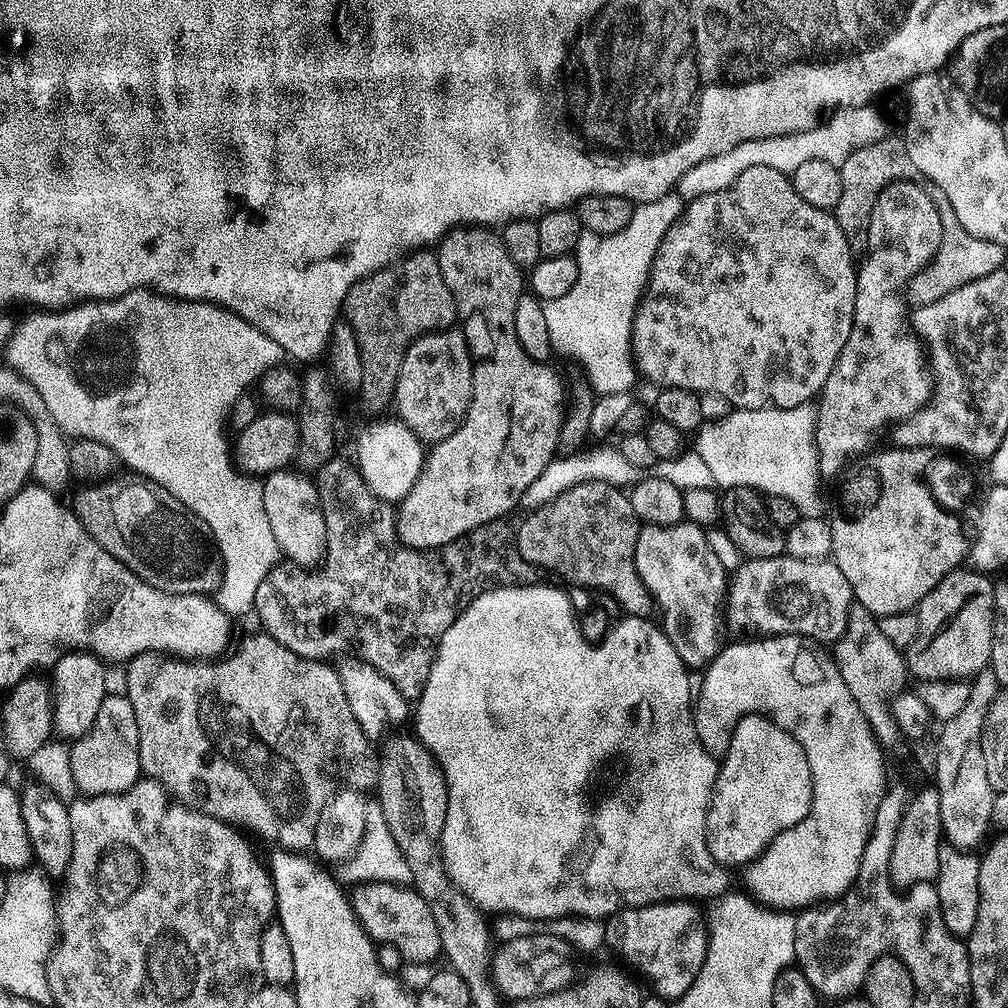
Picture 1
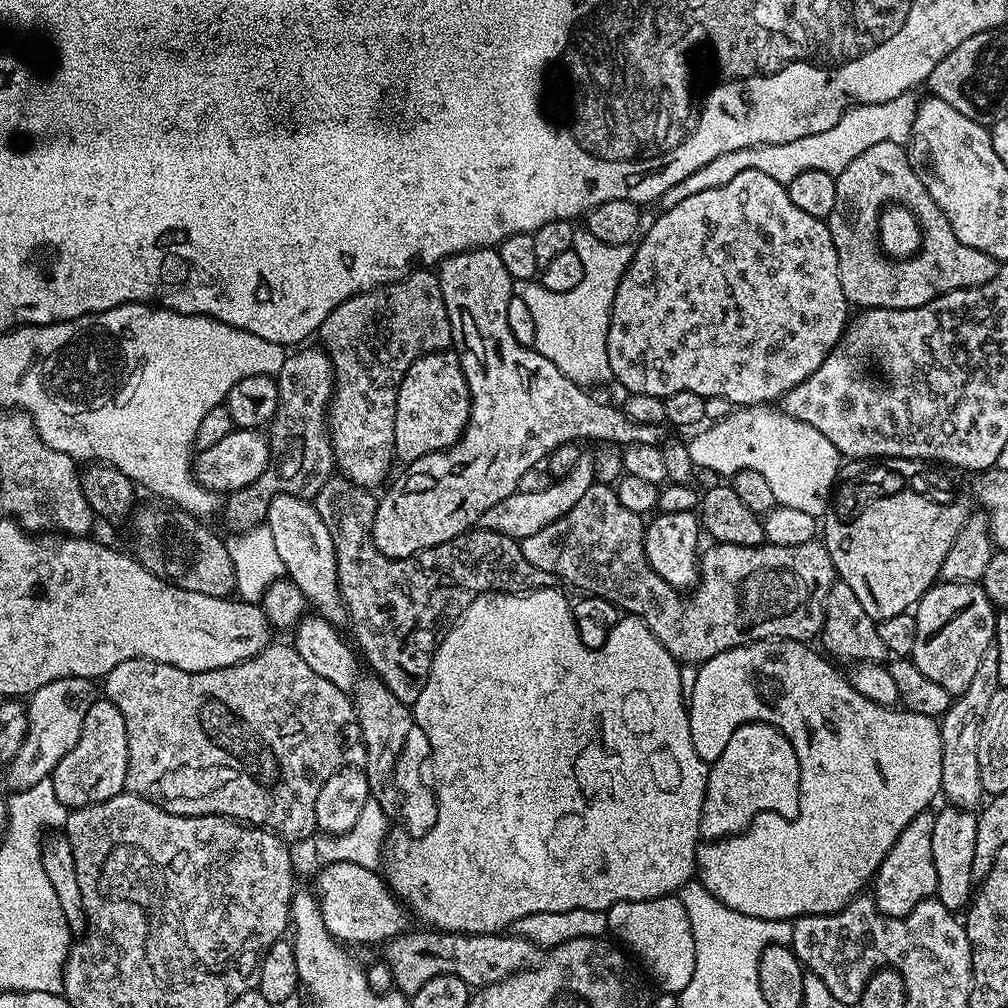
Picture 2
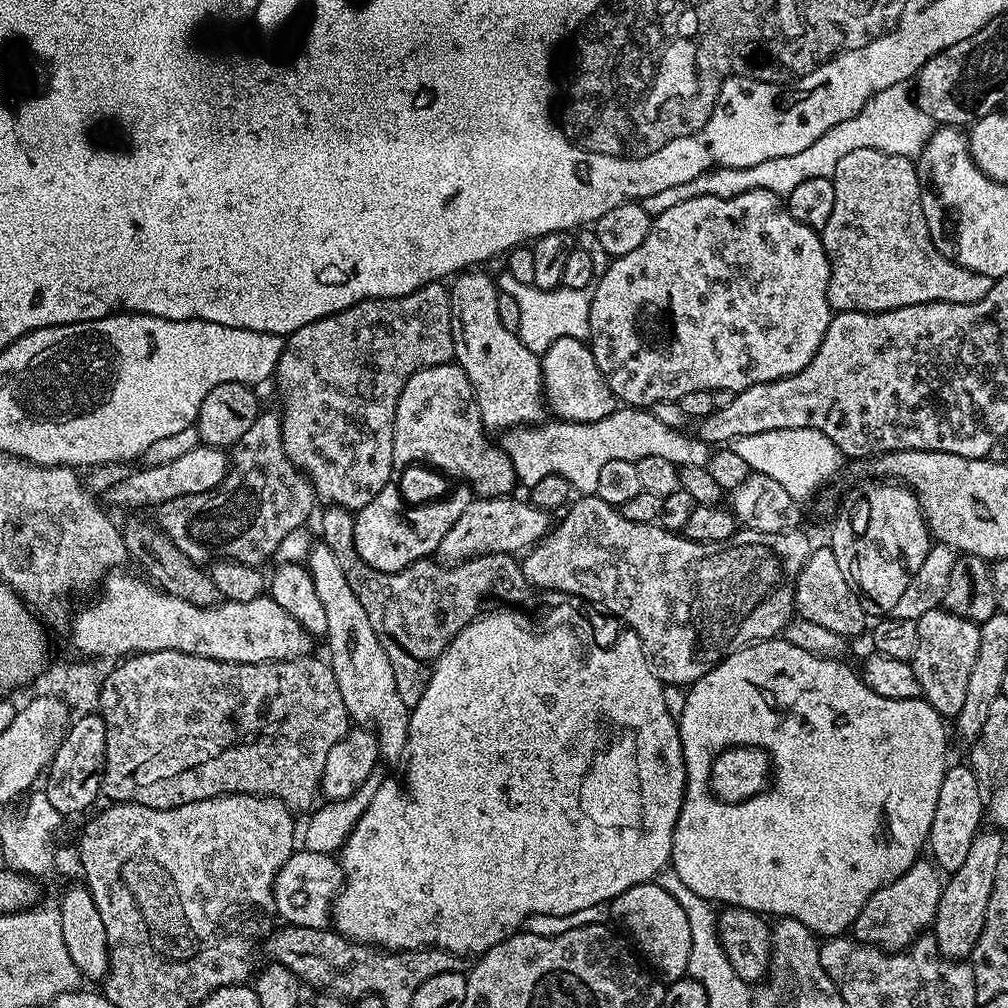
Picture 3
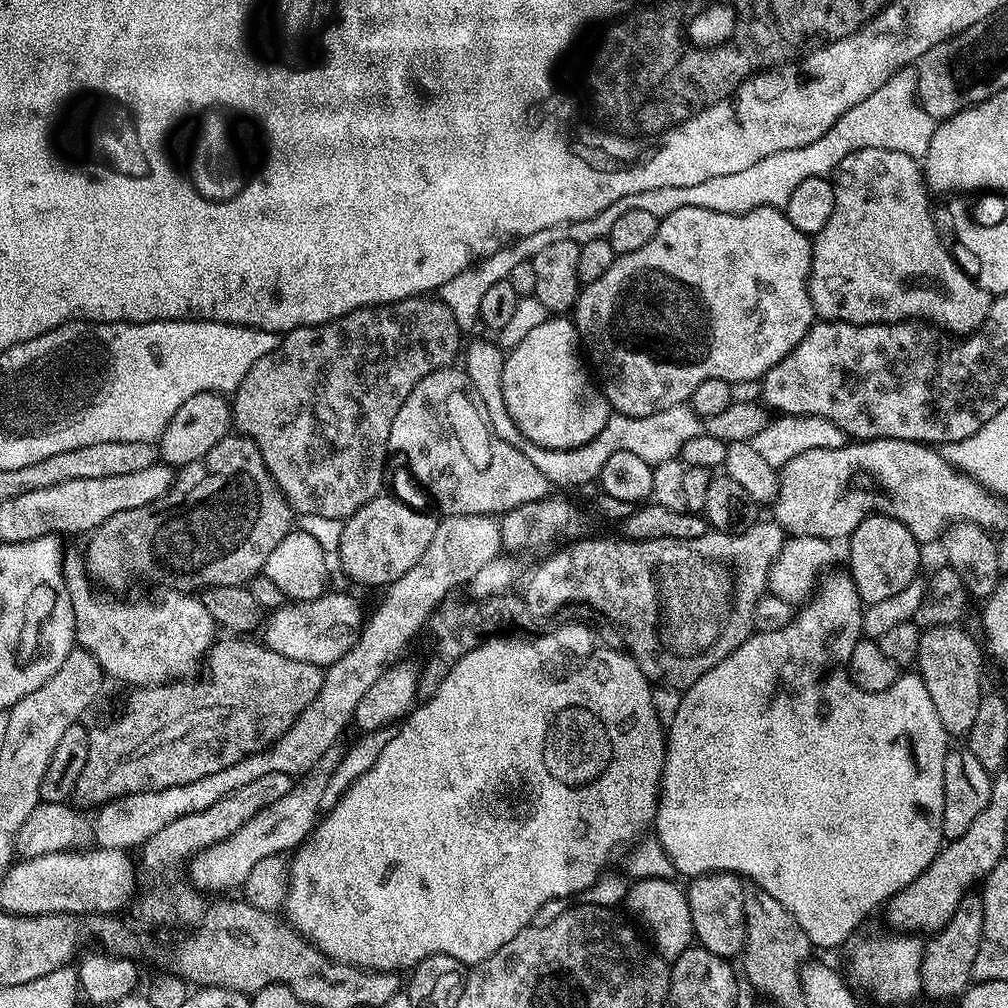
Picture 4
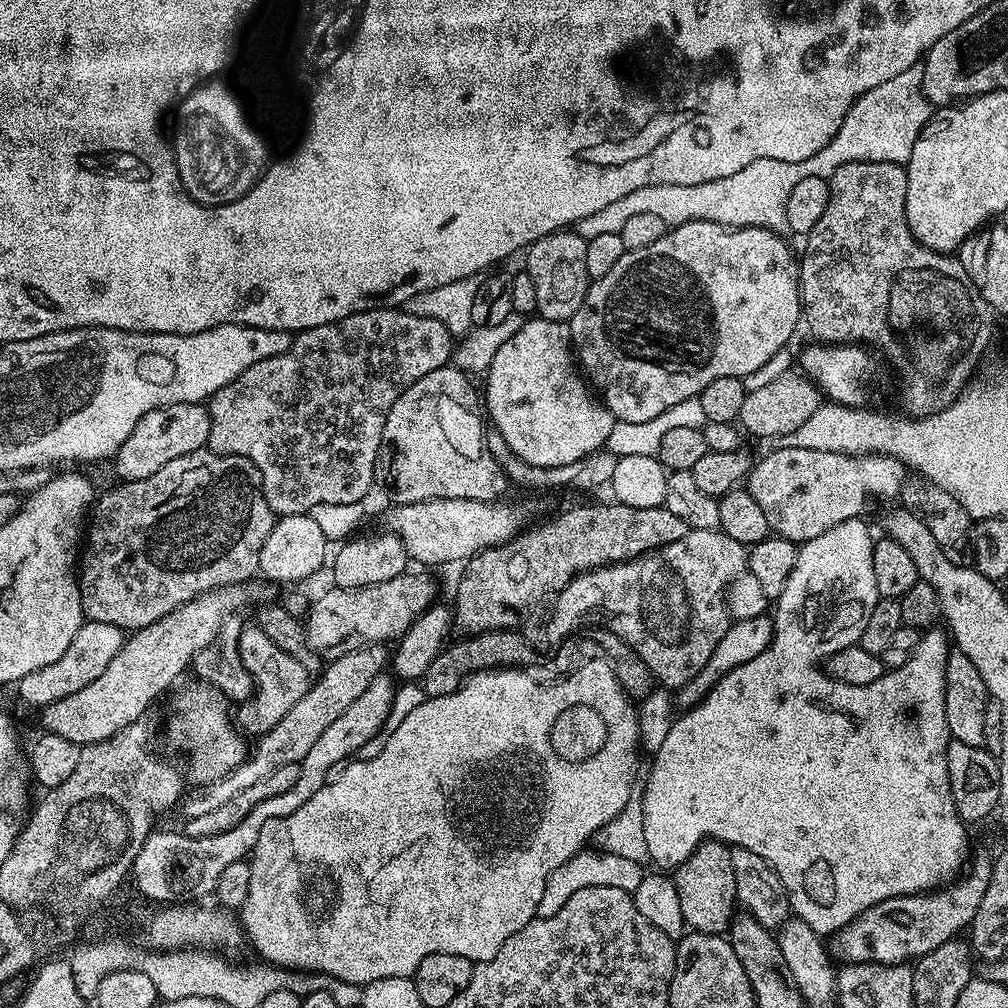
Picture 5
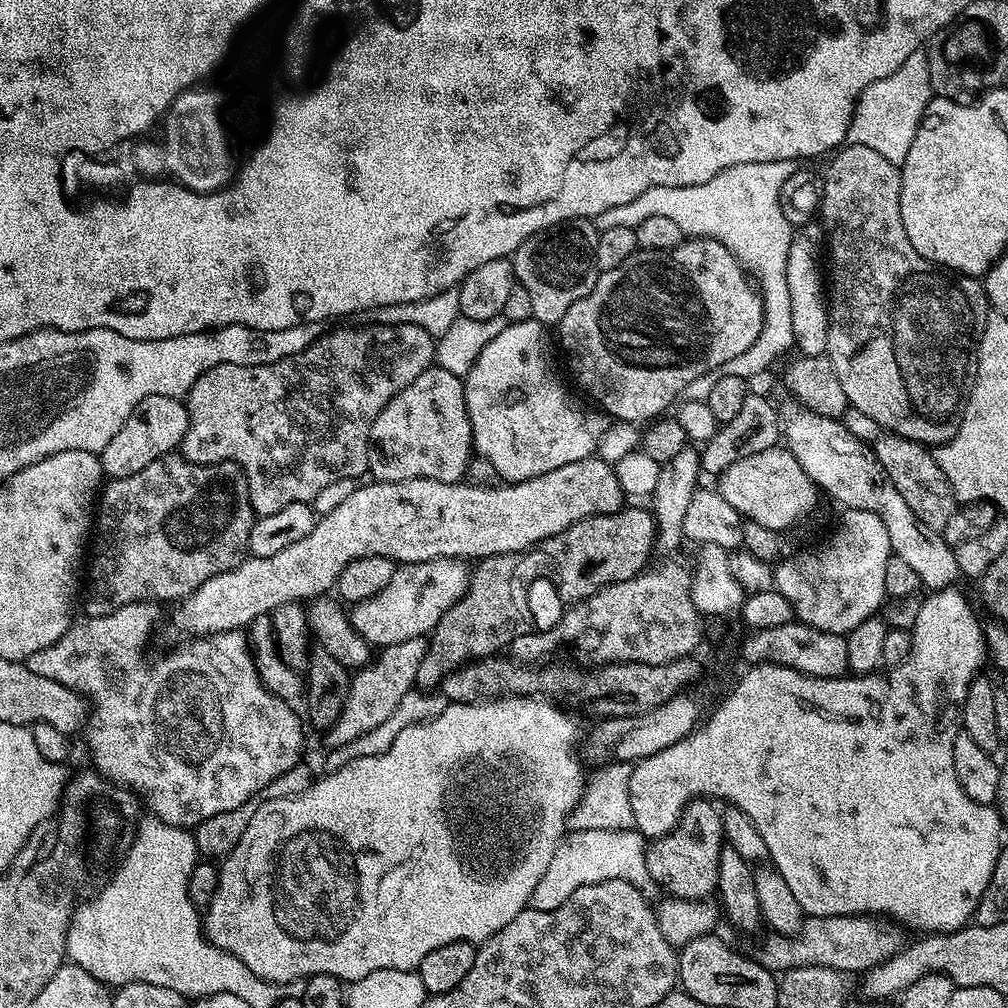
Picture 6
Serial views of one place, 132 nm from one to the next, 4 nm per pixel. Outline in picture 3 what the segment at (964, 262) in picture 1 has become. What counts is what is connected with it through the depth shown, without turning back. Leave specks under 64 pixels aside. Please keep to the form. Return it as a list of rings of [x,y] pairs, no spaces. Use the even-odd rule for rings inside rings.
[[[854,150],[846,154],[846,158],[838,158],[838,166],[830,178],[834,186],[834,214],[830,214],[830,222],[826,222],[826,226],[822,229],[828,265],[832,268],[832,277],[828,283],[828,301],[831,302],[836,312],[885,312],[902,306],[914,306],[935,300],[945,300],[951,304],[969,304],[978,302],[986,298],[986,294],[990,294],[994,283],[993,277],[963,268],[951,255],[943,256],[936,249],[936,244],[932,241],[932,232],[928,229],[928,216],[924,213],[924,200],[920,197],[920,176],[912,164],[915,163],[909,157],[886,154],[882,150]]]

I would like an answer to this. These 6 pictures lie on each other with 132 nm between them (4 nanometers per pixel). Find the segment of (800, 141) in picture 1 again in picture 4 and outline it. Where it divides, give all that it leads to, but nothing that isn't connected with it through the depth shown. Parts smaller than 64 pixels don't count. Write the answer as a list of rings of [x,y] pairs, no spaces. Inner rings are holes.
[[[915,67],[899,68],[885,84],[878,86],[870,98],[865,98],[854,106],[854,110],[846,110],[822,138],[810,142],[806,146],[798,146],[794,150],[778,150],[778,154],[770,154],[762,158],[762,162],[754,162],[754,166],[746,166],[746,170],[738,170],[735,174],[718,174],[718,178],[706,178],[706,182],[698,182],[698,186],[662,186],[658,190],[642,190],[642,194],[630,194],[626,198],[618,198],[606,210],[594,214],[585,220],[573,224],[559,224],[547,228],[538,234],[526,234],[504,245],[494,254],[462,270],[462,274],[454,274],[450,282],[446,282],[438,290],[438,299],[450,310],[461,330],[476,326],[480,319],[478,306],[482,297],[494,286],[494,282],[508,279],[510,270],[521,262],[532,260],[546,246],[554,242],[574,242],[582,245],[607,237],[610,226],[626,210],[647,210],[649,214],[664,217],[674,214],[674,210],[682,210],[682,206],[698,206],[702,210],[718,210],[722,214],[742,214],[755,208],[783,209],[784,204],[794,194],[796,187],[806,178],[819,176],[831,177],[836,171],[838,162],[846,158],[846,154],[854,154],[858,150],[877,148],[878,150],[898,150],[902,154],[922,158],[930,146],[930,138],[934,138],[937,121],[922,108],[917,100],[916,87],[919,74]]]

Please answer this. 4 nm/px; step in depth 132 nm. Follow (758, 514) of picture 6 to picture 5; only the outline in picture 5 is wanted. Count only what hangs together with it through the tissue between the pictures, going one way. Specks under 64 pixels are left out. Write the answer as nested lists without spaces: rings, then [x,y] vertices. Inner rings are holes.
[[[787,447],[776,448],[769,456],[757,459],[746,477],[748,493],[752,495],[754,502],[758,502],[758,506],[762,506],[769,529],[787,540],[803,542],[818,538],[818,534],[826,534],[826,530],[830,530],[830,526],[838,526],[838,522],[857,519],[864,503],[871,496],[881,496],[884,500],[891,496],[899,497],[906,484],[906,465],[889,456],[848,456],[844,452]]]

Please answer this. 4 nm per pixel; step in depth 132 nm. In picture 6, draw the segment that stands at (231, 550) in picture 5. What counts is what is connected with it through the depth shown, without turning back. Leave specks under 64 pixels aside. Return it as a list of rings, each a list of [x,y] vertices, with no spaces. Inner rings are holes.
[[[169,454],[150,462],[146,470],[138,470],[138,474],[130,474],[130,478],[118,478],[108,480],[103,485],[98,496],[98,511],[94,516],[94,544],[96,540],[96,553],[92,556],[92,565],[86,568],[86,588],[88,584],[88,597],[84,600],[84,616],[105,616],[114,610],[118,610],[124,604],[143,604],[145,602],[161,602],[160,600],[172,600],[179,602],[189,596],[202,582],[222,574],[226,570],[236,568],[240,561],[249,555],[248,539],[254,523],[254,513],[250,502],[250,490],[246,474],[237,464],[227,460],[217,464],[195,464],[185,460],[183,455]]]

